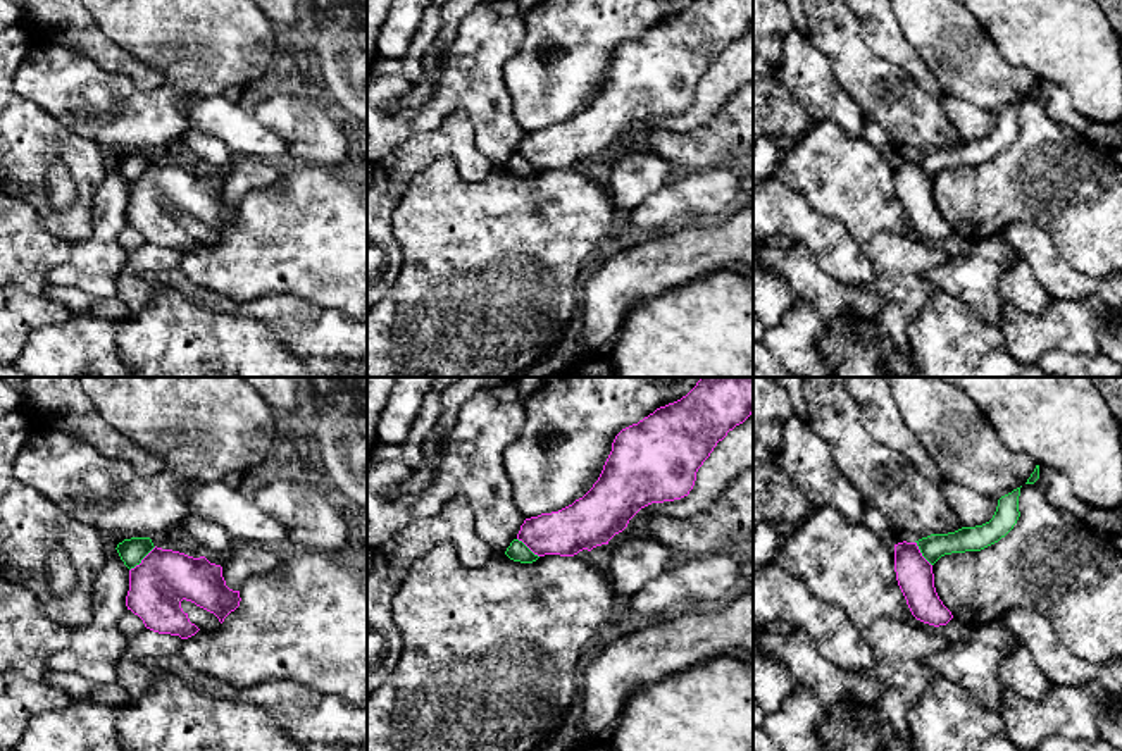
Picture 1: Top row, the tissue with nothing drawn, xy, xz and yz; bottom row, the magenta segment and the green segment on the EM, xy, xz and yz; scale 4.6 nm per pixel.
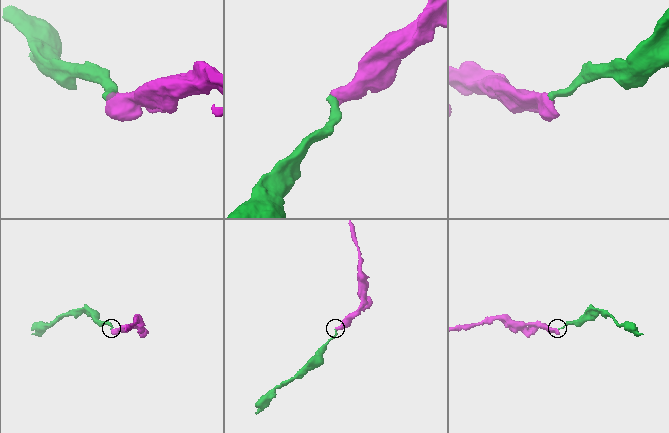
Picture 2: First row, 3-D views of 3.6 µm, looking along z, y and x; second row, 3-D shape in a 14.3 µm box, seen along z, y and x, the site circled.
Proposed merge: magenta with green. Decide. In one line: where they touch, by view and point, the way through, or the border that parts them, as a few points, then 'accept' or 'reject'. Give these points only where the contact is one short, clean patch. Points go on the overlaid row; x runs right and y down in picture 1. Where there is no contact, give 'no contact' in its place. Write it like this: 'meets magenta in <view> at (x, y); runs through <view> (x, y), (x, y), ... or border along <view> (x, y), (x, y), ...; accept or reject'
meets magenta in xy at (142, 560); border along xy (155, 546), (130, 571); reject

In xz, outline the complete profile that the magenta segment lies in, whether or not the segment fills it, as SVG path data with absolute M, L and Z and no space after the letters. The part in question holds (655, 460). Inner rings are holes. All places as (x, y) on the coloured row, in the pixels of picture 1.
M700 377L686 396L622 429L593 487L558 512L526 518L517 539L538 556L574 556L608 544L641 508L688 496L717 443L751 413L753 377Z

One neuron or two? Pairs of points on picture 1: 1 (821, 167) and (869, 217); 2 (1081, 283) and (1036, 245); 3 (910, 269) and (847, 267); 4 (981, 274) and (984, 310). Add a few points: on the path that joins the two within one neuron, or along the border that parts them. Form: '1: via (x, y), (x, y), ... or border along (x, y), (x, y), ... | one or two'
1: via (833, 179), (859, 205) | one
2: via (1069, 281), (1045, 257) | one
3: border along (860, 247), (872, 269), (872, 278), (867, 283) | two
4: via (981, 283), (984, 302) | one

